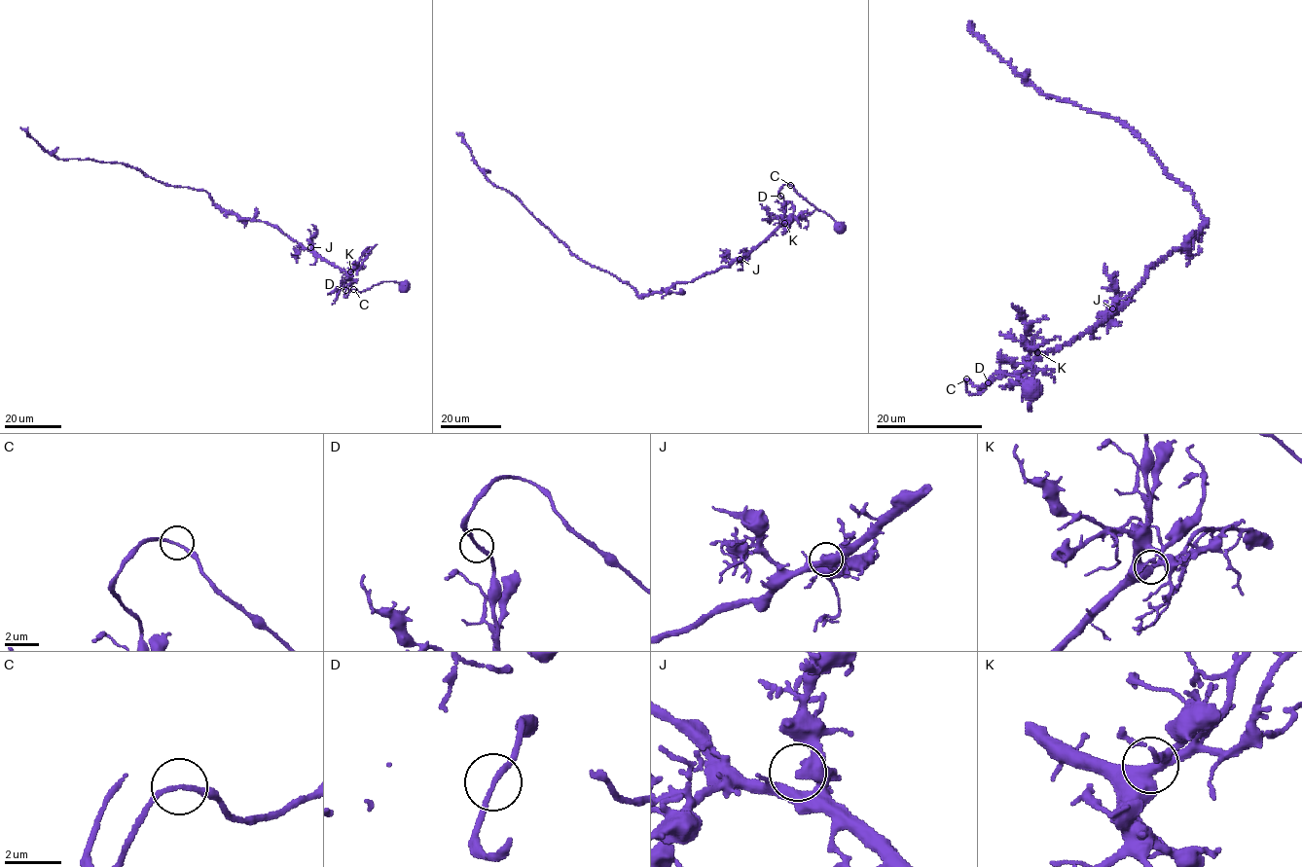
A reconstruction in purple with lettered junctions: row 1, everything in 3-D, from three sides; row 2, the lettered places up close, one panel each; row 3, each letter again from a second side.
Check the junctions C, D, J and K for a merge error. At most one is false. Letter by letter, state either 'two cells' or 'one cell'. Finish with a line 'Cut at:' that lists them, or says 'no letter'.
C: one cell
D: one cell
J: one cell
K: one cell
Cut at: no letter

